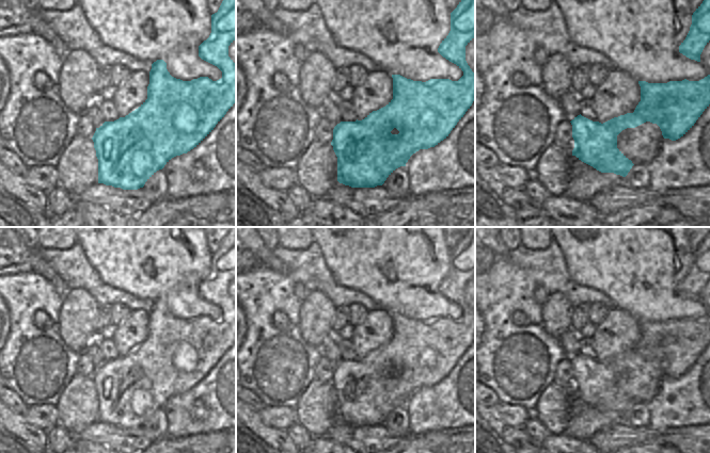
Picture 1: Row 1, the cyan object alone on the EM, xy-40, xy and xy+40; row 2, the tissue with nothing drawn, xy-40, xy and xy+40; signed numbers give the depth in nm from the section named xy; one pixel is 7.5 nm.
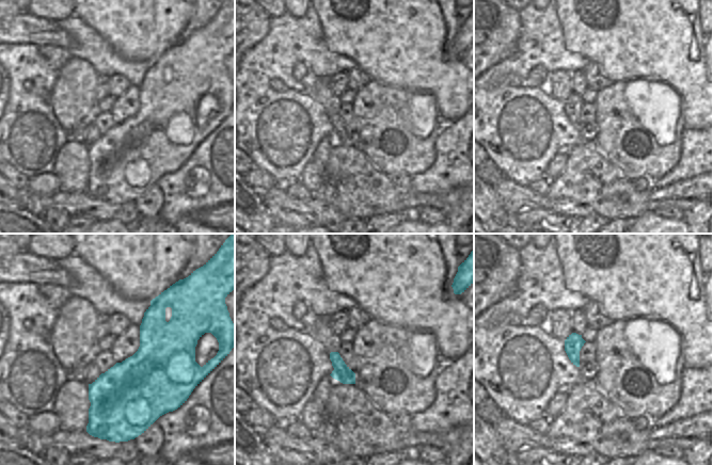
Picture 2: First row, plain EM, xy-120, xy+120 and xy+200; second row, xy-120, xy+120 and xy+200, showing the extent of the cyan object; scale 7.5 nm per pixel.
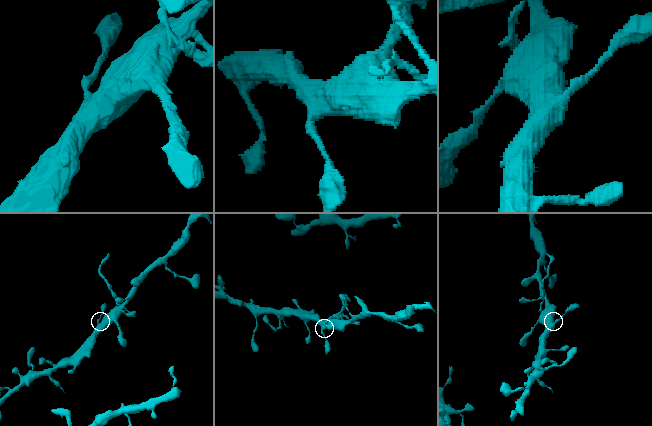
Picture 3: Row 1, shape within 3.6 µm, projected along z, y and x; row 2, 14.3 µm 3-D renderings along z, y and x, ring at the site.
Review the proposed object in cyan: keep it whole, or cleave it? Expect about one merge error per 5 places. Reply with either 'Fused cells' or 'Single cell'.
Single cell.

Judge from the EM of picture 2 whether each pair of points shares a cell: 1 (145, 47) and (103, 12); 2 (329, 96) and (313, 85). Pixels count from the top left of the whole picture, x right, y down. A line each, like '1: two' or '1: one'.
1: one
2: one

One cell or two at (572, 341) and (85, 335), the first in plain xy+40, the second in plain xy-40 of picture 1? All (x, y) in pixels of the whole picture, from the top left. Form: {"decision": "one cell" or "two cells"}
{"decision": "two cells"}

